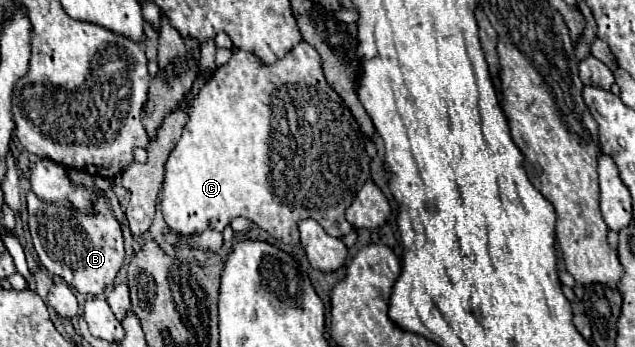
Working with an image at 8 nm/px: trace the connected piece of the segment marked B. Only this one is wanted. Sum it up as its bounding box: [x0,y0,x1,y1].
[27,191,123,295]

